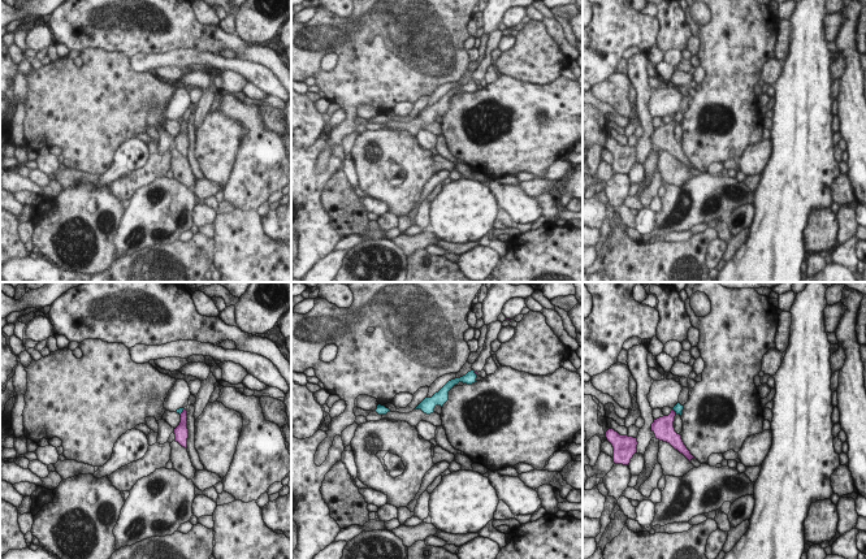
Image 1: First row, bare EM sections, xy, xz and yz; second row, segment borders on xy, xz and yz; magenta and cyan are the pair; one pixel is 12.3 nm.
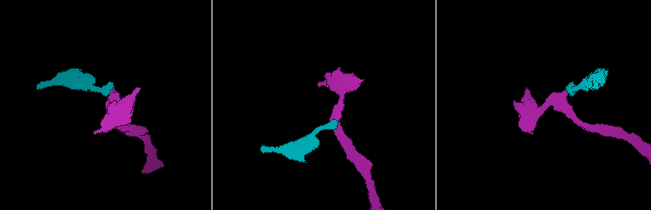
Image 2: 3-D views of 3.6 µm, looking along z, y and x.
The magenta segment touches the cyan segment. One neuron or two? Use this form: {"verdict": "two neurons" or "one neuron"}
{"verdict": "two neurons"}

